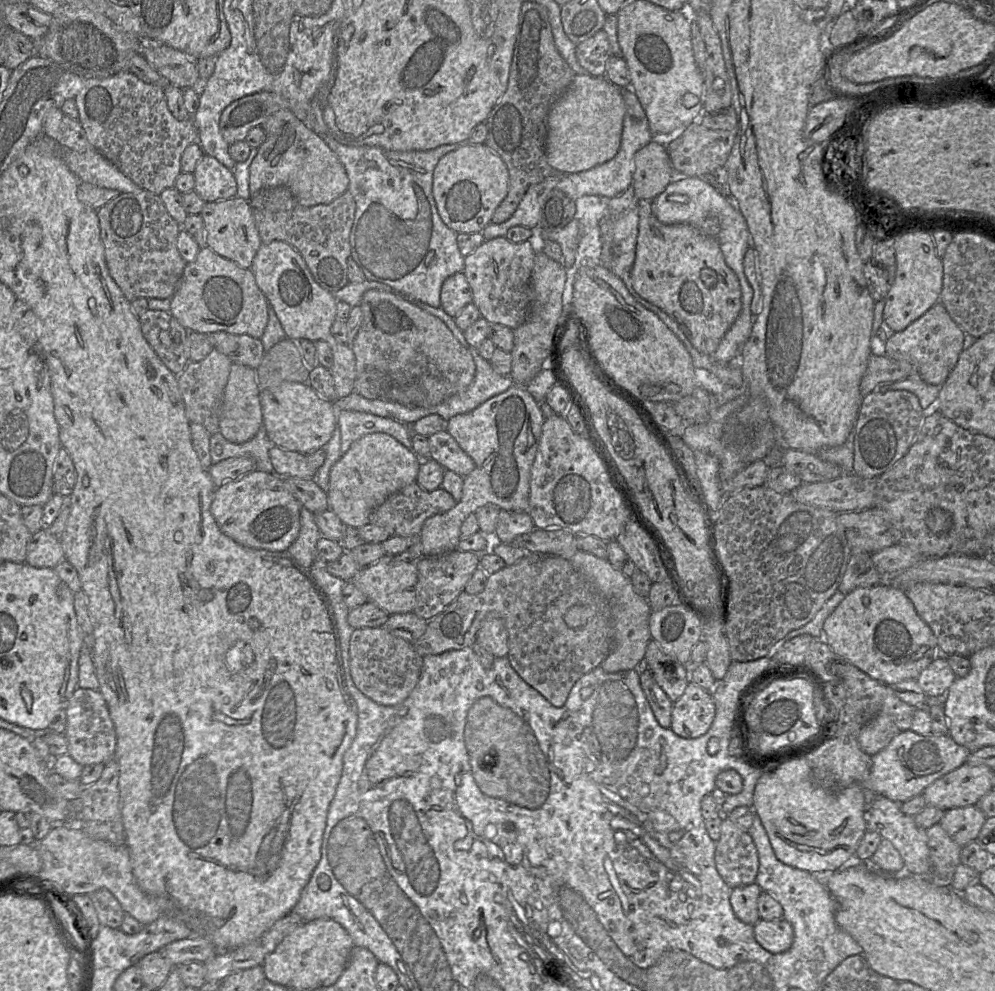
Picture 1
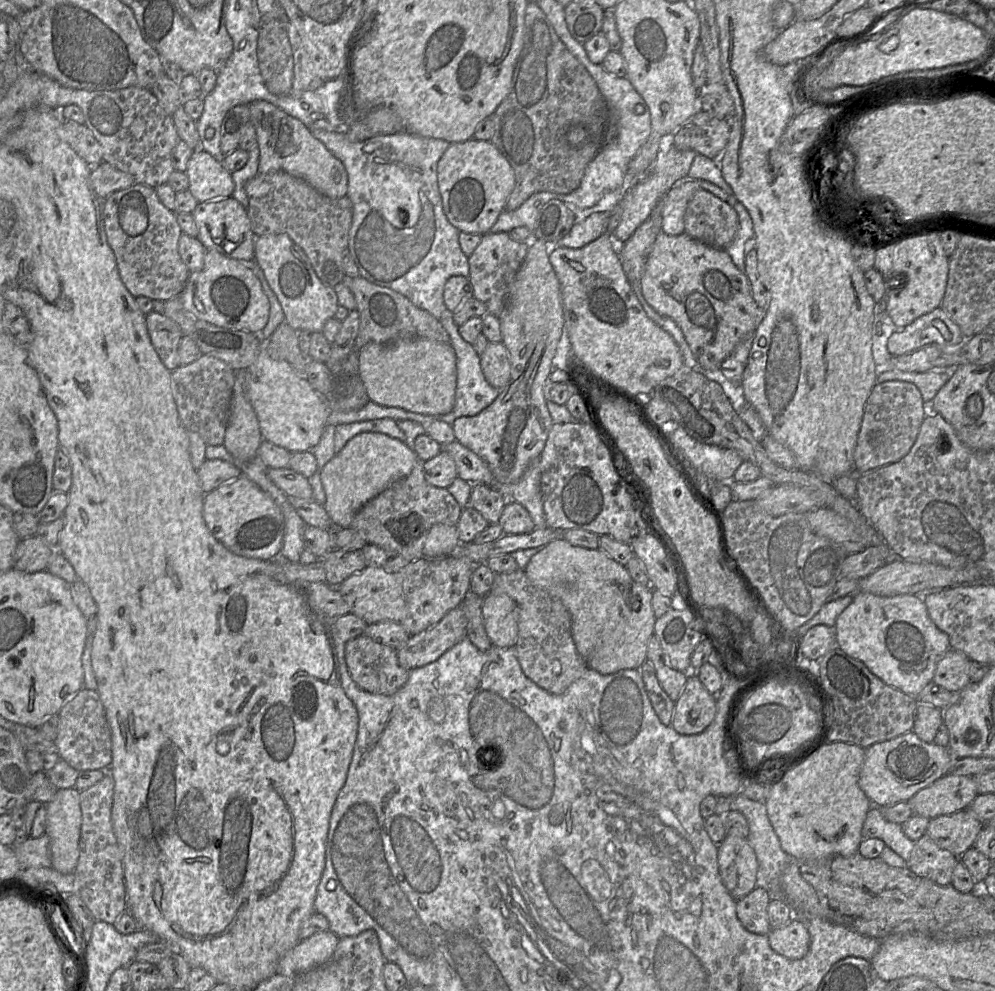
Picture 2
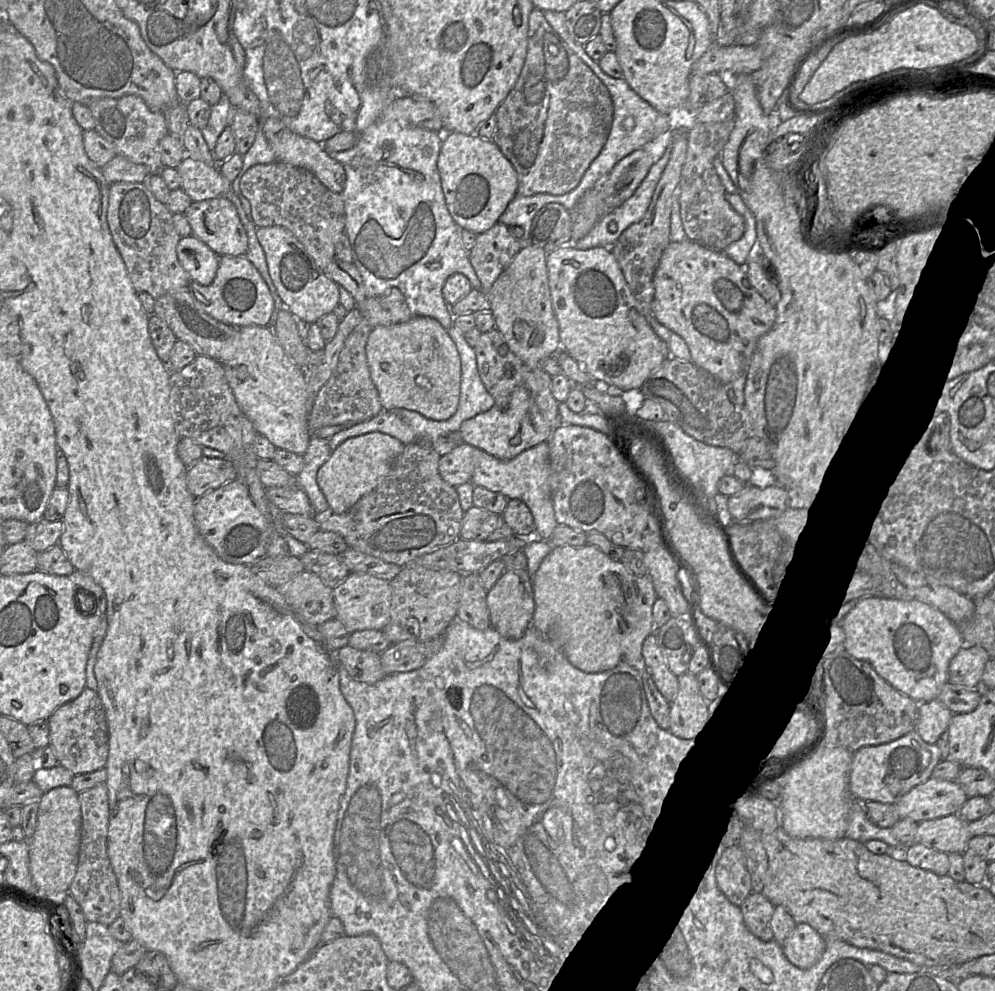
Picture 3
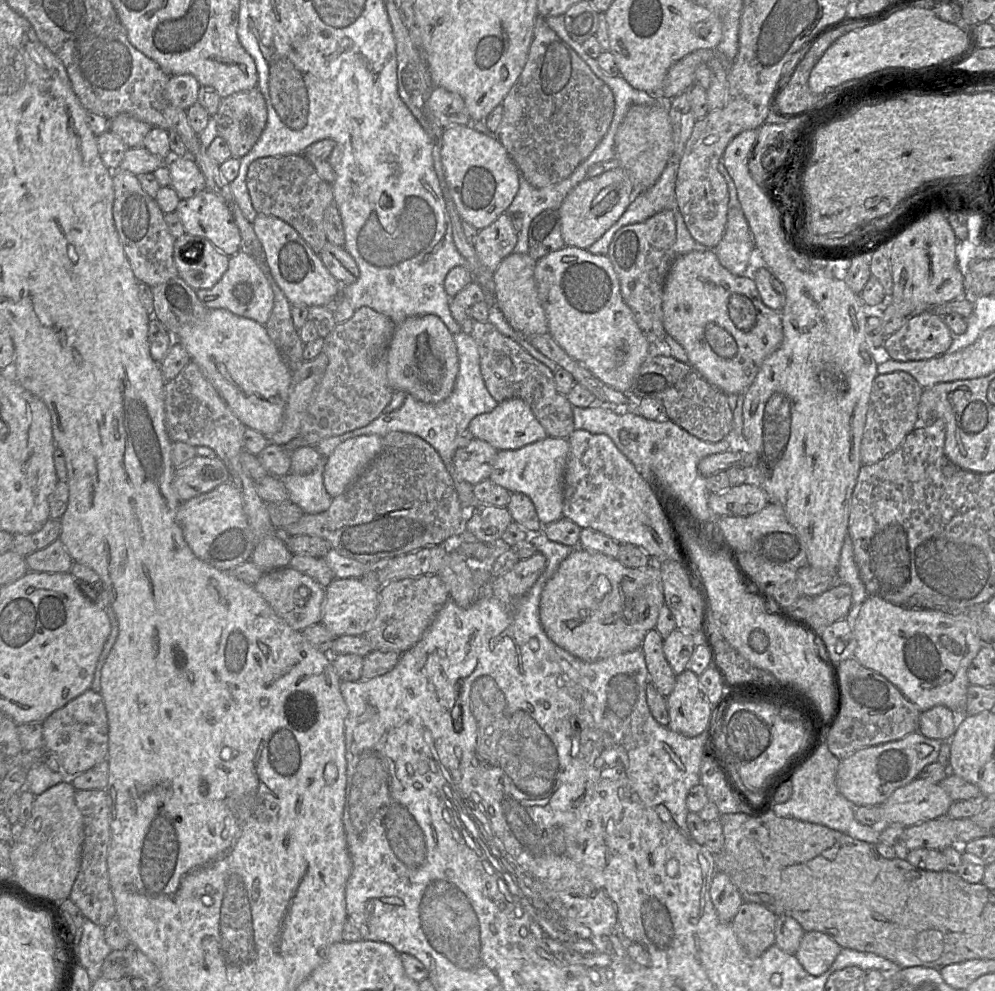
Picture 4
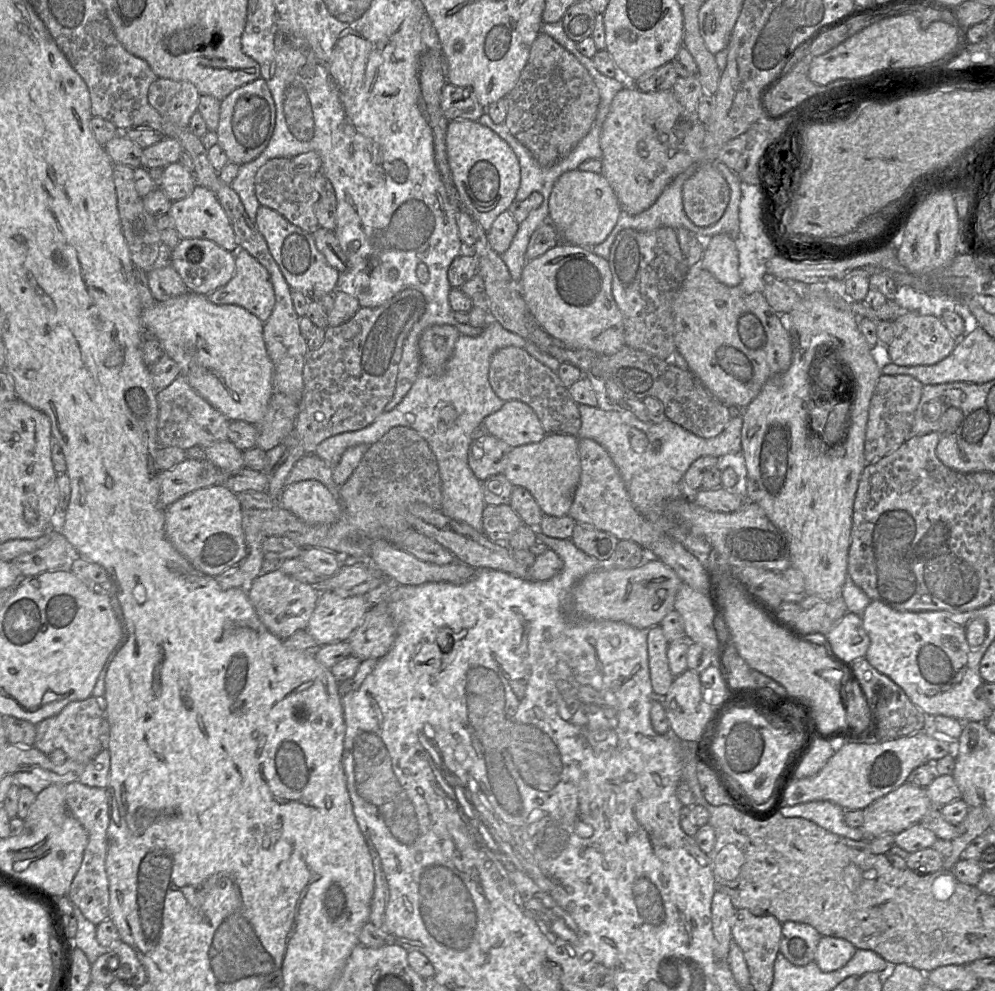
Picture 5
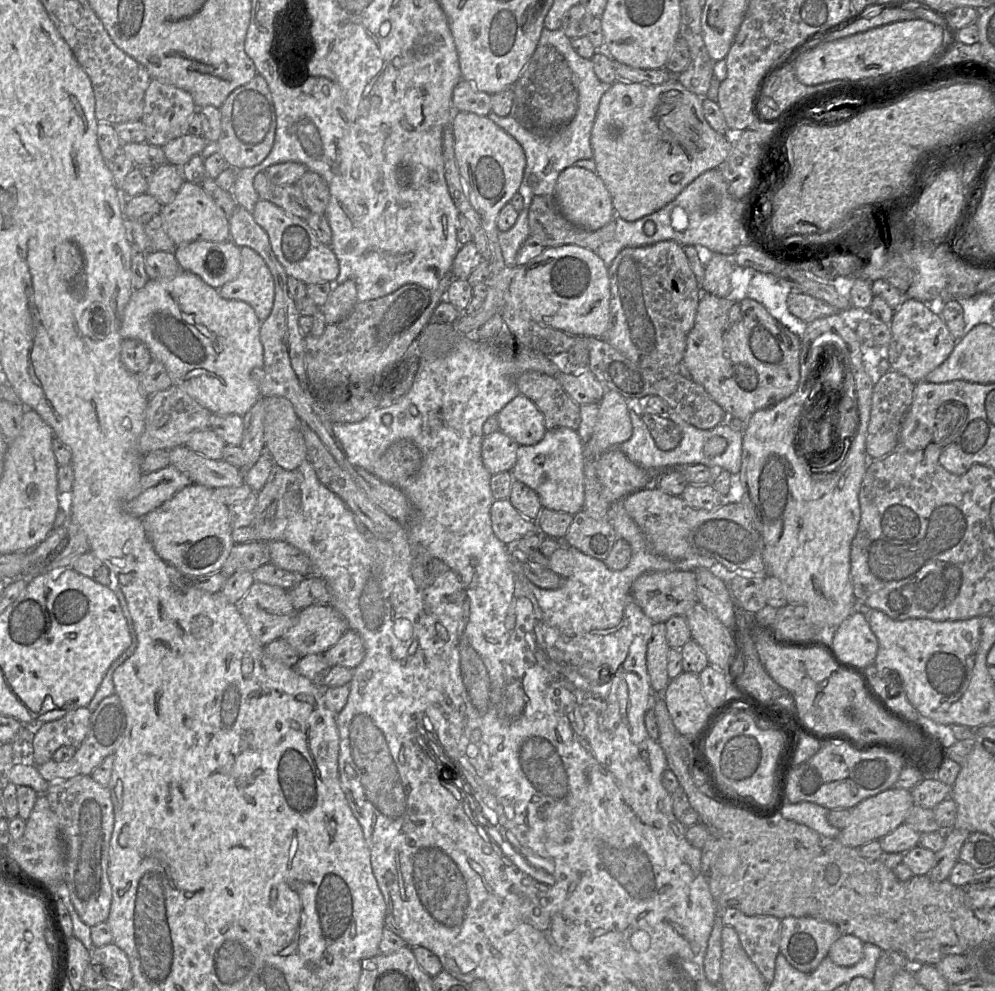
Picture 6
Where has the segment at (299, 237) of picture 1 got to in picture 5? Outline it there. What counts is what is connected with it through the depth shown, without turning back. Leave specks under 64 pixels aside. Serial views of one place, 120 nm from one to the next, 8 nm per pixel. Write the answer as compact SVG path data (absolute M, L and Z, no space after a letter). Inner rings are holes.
M273 158L262 165L255 175L255 195L261 206L268 207L291 224L312 234L318 227L315 203L319 194L314 188L315 174L296 174L292 170L292 158Z

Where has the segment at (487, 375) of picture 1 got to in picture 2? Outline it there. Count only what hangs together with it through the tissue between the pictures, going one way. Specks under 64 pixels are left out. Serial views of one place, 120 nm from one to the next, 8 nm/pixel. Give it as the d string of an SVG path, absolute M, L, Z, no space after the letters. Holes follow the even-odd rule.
M455 328L454 334L457 334L457 344L453 345L457 366L455 404L447 414L421 418L421 425L425 428L435 420L452 425L459 417L475 416L492 404L500 393L499 389L486 381L480 365L480 355L473 346L462 338L458 328Z

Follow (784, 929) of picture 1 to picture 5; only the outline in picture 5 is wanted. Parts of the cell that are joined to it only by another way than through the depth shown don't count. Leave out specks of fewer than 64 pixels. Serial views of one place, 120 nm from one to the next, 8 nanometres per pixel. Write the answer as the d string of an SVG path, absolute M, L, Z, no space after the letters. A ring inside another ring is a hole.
M822 936L817 945L814 962L822 972L832 972L845 966L856 950L857 948L845 939Z

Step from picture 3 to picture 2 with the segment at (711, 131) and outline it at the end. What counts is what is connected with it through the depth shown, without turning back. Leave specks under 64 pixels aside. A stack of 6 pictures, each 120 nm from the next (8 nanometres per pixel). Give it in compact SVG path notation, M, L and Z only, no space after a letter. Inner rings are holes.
M699 189L688 203L684 215L685 233L719 249L734 240L739 218L735 209L711 192Z

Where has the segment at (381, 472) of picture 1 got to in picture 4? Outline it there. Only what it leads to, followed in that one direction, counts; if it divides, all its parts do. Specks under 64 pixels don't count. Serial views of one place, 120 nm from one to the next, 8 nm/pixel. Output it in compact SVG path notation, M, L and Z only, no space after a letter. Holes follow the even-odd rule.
M358 436L340 443L325 460L323 484L332 499L341 495L380 452L382 437Z

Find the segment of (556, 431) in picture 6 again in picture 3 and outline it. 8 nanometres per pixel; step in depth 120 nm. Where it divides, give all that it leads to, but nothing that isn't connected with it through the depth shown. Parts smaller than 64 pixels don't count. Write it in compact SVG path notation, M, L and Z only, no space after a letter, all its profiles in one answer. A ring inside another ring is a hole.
M548 441L533 446L511 460L497 459L475 447L475 469L470 482L474 486L484 487L500 493L509 499L523 501L531 511L535 523L535 536L549 540L558 525L551 495L551 466Z

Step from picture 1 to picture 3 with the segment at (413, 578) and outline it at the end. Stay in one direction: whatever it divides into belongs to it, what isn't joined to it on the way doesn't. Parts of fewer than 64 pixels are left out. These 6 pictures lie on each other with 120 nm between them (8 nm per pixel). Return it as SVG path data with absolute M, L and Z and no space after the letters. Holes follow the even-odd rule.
M350 573L333 588L335 619L339 620L351 634L356 631L382 630L390 621L392 590L388 580L360 573Z

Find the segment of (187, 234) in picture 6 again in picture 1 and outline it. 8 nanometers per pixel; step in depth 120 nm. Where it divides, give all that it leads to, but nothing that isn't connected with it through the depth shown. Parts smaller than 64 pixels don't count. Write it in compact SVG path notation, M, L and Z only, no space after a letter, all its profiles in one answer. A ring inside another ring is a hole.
M240 197L206 202L200 213L205 227L206 246L242 268L250 268L262 242L249 202Z

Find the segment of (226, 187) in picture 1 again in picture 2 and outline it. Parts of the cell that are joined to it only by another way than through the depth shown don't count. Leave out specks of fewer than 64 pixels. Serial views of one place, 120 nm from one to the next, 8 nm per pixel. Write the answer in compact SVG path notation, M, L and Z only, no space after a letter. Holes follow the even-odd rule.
M194 149L184 172L189 179L188 190L198 203L232 197L235 184L231 173L208 152Z

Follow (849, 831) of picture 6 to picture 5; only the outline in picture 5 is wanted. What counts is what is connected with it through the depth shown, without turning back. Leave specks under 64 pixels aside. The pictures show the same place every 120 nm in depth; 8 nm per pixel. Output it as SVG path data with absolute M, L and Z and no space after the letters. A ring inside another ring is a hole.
M905 782L862 810L863 824L860 829L864 835L863 840L888 833L898 834L920 823L933 807L925 788Z

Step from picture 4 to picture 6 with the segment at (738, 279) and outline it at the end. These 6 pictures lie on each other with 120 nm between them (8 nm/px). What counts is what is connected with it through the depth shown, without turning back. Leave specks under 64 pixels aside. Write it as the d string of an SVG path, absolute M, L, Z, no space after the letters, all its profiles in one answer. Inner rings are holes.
M701 292L694 325L687 335L686 349L681 363L684 363L687 367L690 372L691 379L700 384L712 397L712 399L725 410L728 418L738 418L747 422L755 412L776 405L780 401L788 398L797 390L800 380L800 352L800 338L772 317L762 304L749 298L745 298L741 301L732 301Z

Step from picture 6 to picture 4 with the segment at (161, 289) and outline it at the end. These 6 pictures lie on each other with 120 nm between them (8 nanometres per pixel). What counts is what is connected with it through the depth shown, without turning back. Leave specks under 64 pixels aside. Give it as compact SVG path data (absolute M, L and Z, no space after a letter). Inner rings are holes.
M226 309L207 310L204 319L195 325L185 325L176 340L190 355L232 412L247 427L271 438L281 427L286 407L292 370L267 334L265 326L254 320L233 314Z

